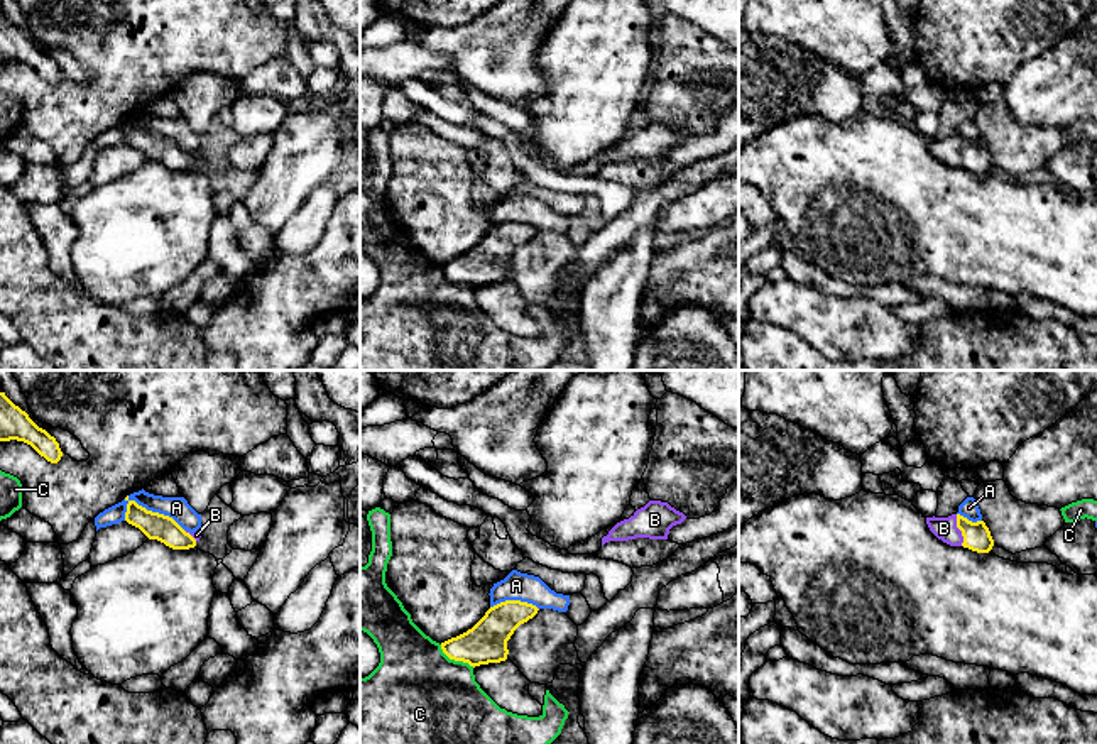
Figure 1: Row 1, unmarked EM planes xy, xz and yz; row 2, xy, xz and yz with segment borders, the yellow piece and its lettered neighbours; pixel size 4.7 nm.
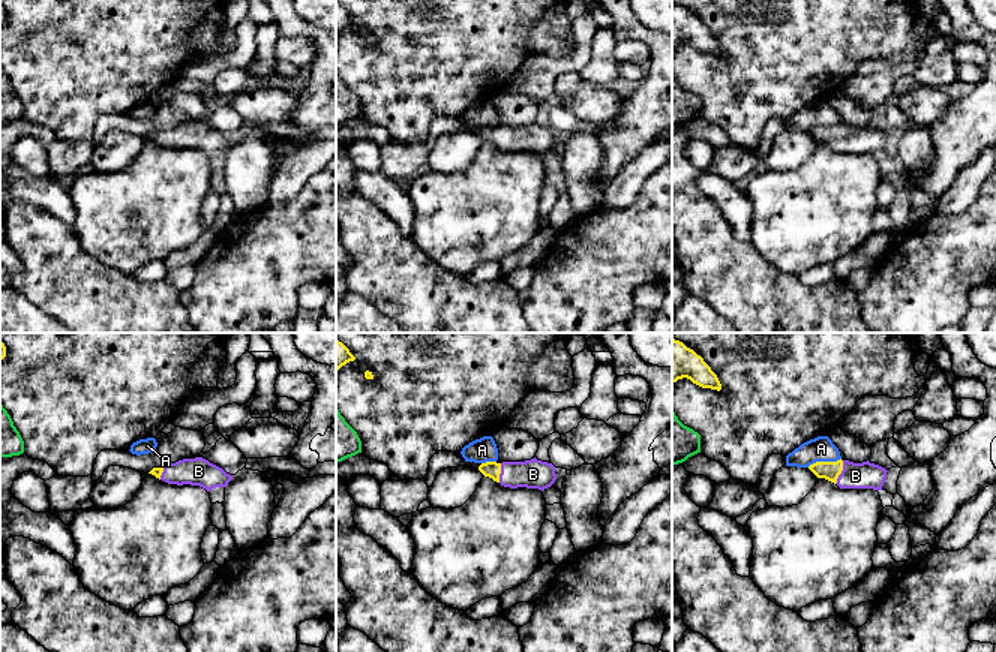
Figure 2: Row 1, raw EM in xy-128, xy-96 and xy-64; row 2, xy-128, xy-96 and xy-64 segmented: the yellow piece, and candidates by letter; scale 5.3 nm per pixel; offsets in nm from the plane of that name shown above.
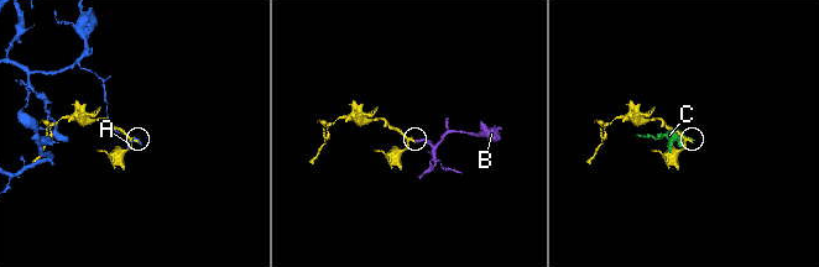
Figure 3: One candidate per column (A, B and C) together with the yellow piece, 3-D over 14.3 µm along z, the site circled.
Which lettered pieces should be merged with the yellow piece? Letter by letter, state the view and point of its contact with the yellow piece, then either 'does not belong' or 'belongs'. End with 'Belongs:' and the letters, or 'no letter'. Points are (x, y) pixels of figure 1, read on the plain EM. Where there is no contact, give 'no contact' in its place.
A: meets yellow in xy at (154, 134); does not belong
B: meets yellow in yz at (959, 149); belongs
C: meets yellow in xz at (455, 281); does not belong
Belongs: B

